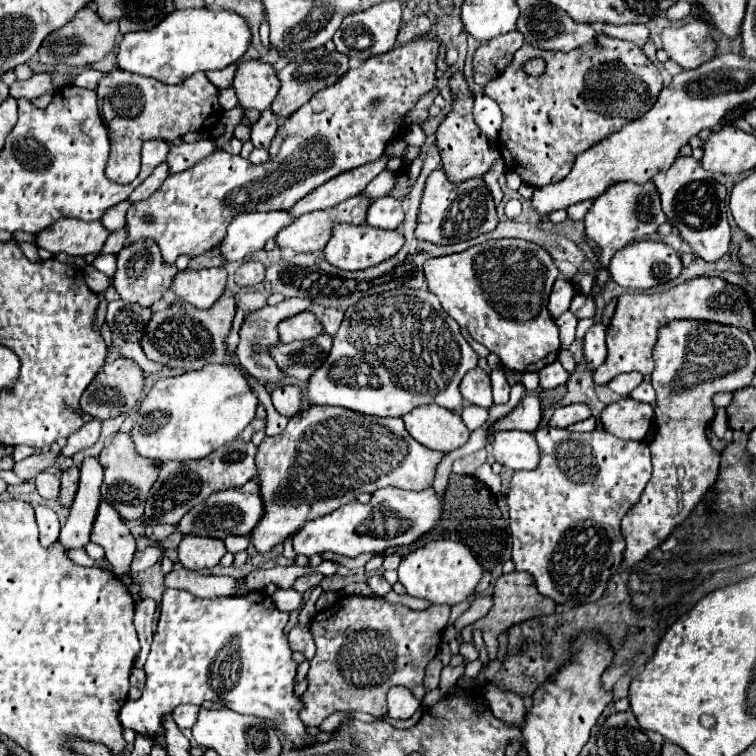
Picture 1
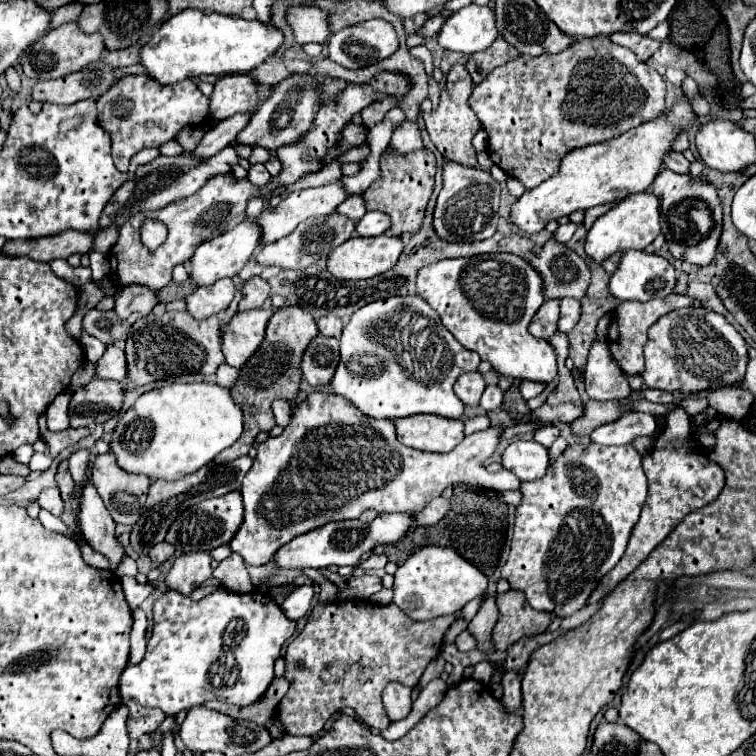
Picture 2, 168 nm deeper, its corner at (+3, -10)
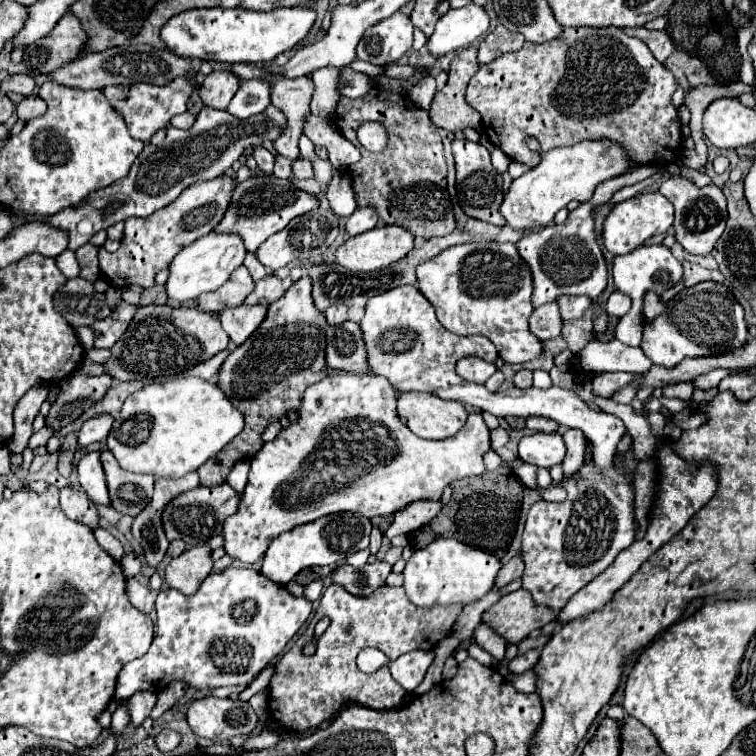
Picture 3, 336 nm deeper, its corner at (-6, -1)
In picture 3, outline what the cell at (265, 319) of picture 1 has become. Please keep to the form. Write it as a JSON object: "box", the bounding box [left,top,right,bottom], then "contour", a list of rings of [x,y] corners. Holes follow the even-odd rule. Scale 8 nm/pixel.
{"box":[218,305,268,345],"contour":[[[240,305],[240,307],[232,307],[232,309],[224,309],[218,317],[220,323],[224,327],[224,331],[228,333],[228,337],[236,343],[242,345],[242,339],[246,339],[248,335],[252,335],[258,325],[262,323],[262,319],[266,317],[268,307],[262,305]]]}

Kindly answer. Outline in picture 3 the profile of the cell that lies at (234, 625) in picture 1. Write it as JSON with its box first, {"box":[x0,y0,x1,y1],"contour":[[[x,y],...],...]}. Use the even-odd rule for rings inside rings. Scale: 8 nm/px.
{"box":[116,567,312,699],"contour":[[[226,567],[220,573],[210,573],[198,593],[182,595],[176,589],[164,589],[156,597],[156,635],[142,657],[126,663],[118,675],[116,699],[126,699],[136,691],[162,689],[170,681],[184,681],[196,689],[214,689],[224,685],[248,685],[258,673],[286,647],[312,611],[306,597],[294,597],[284,585],[266,579],[260,571]]]}

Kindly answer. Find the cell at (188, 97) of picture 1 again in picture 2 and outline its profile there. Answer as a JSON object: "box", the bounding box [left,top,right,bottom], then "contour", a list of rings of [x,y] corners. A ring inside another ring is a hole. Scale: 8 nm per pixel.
{"box":[99,76,209,172],"contour":[[[125,76],[113,84],[99,100],[99,124],[109,132],[113,142],[113,162],[119,172],[127,172],[129,160],[143,148],[159,148],[175,140],[187,126],[201,126],[209,122],[209,98],[193,80],[183,80],[169,88],[157,88],[149,76]]]}

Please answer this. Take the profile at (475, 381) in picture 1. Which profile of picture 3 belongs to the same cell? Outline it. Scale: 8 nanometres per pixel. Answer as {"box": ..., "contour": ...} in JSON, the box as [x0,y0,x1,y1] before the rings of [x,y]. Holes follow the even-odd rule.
{"box":[456,357,496,383],"contour":[[[462,357],[456,363],[456,373],[472,383],[486,383],[486,379],[496,371],[494,363],[486,363],[484,359],[478,357]]]}

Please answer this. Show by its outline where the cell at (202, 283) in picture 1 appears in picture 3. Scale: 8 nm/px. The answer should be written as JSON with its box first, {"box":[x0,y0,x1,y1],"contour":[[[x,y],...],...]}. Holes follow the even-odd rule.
{"box":[198,265,254,313],"contour":[[[244,265],[232,271],[230,279],[220,285],[216,291],[202,293],[198,297],[198,307],[208,313],[220,313],[226,307],[238,307],[244,303],[244,299],[254,291],[254,281]]]}

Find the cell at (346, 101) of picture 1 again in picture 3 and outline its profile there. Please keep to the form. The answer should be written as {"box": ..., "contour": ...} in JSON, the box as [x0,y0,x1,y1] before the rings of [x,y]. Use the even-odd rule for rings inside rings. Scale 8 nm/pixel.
{"box":[98,175,236,289],"contour":[[[230,175],[218,177],[210,183],[196,183],[194,187],[182,191],[182,195],[178,195],[178,199],[170,203],[170,207],[162,207],[150,217],[126,219],[120,249],[116,253],[108,253],[104,247],[98,247],[100,273],[104,275],[104,279],[120,289],[130,285],[138,285],[142,289],[152,287],[154,275],[162,269],[168,269],[170,259],[180,249],[208,235],[214,225],[218,225],[218,221],[226,213],[226,207],[230,205],[230,191],[234,189],[234,185],[236,181]]]}

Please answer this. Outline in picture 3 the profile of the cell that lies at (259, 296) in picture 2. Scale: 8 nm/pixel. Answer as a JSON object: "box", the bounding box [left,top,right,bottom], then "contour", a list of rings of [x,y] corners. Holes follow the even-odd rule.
{"box":[244,275,284,305],"contour":[[[268,275],[256,283],[256,289],[248,295],[248,299],[244,303],[246,305],[270,305],[276,299],[280,299],[282,295],[284,295],[284,283],[278,277]]]}

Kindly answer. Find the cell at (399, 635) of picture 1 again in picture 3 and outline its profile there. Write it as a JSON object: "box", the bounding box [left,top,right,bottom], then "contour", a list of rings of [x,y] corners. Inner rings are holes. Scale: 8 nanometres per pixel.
{"box":[270,583,462,731],"contour":[[[332,583],[322,599],[320,599],[320,605],[310,621],[310,625],[306,627],[306,631],[302,633],[302,637],[294,643],[294,647],[290,651],[286,651],[282,655],[282,659],[278,659],[278,663],[274,665],[276,671],[272,675],[272,681],[270,681],[270,711],[272,715],[288,729],[292,731],[306,731],[310,727],[318,727],[322,725],[324,721],[328,721],[334,711],[340,711],[346,703],[362,703],[370,709],[392,709],[392,707],[398,707],[402,697],[406,695],[406,691],[402,691],[402,687],[398,687],[398,683],[392,679],[390,675],[390,669],[388,665],[380,667],[376,673],[372,675],[366,675],[362,673],[358,667],[356,667],[356,655],[366,649],[366,647],[374,647],[374,649],[380,649],[390,661],[398,659],[400,655],[408,653],[408,651],[414,651],[414,649],[434,649],[434,645],[448,637],[450,631],[452,631],[452,625],[456,623],[458,615],[462,611],[462,605],[436,605],[436,607],[416,607],[414,603],[410,603],[410,599],[406,597],[404,593],[404,587],[390,587],[390,585],[382,585],[378,587],[370,597],[354,597],[350,595],[342,585],[336,585]],[[320,617],[330,617],[332,623],[330,627],[318,637],[316,641],[316,651],[312,655],[304,655],[302,649],[304,645],[308,645],[312,639],[314,639],[314,625]]]}

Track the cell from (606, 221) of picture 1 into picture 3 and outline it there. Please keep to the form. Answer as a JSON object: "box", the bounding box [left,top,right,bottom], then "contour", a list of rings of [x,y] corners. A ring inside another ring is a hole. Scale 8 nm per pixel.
{"box":[604,193,674,255],"contour":[[[640,193],[632,199],[614,205],[614,209],[604,221],[604,245],[612,255],[624,255],[644,245],[648,237],[666,233],[672,221],[674,221],[674,207],[666,197],[662,197],[660,193]]]}

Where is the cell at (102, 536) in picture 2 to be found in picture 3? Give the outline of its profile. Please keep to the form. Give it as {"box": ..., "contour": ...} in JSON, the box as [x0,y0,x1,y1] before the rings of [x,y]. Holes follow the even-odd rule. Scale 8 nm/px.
{"box":[78,451,110,505],"contour":[[[88,451],[80,457],[78,461],[78,481],[90,501],[110,505],[108,491],[106,491],[106,481],[104,481],[104,471],[100,463],[100,451]]]}

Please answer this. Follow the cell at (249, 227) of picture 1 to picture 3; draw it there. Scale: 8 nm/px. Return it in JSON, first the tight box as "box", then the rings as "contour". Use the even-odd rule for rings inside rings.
{"box":[166,235,244,305],"contour":[[[204,235],[202,239],[194,241],[192,245],[184,247],[170,263],[168,281],[166,281],[166,295],[168,303],[182,305],[188,299],[196,299],[200,293],[216,291],[230,273],[244,261],[244,243],[238,235]]]}

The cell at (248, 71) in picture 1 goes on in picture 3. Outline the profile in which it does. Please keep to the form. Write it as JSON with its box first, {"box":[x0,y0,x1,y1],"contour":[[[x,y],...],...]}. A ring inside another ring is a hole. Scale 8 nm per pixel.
{"box":[200,69,240,109],"contour":[[[218,69],[206,75],[204,83],[200,85],[200,99],[204,105],[212,109],[226,109],[232,101],[234,93],[240,87],[240,79],[236,75],[230,75],[230,71]]]}

